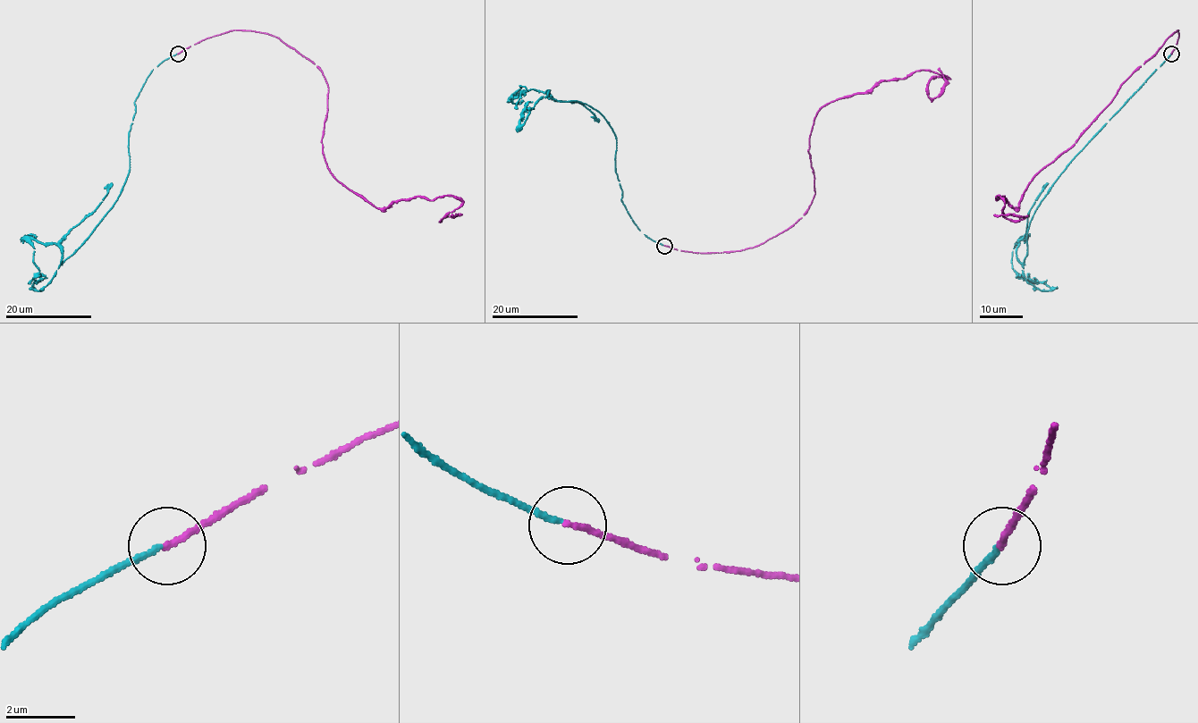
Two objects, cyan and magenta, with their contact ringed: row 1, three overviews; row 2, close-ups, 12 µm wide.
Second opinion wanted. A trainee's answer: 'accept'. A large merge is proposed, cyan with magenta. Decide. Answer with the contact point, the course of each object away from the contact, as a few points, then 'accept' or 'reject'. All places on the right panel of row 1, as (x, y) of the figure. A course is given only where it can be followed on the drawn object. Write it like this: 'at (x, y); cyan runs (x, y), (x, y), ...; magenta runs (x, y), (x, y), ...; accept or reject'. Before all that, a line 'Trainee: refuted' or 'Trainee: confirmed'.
Trainee: confirmed
at (1171, 54); cyan runs (1170, 53), (1061, 173), (1035, 210), (1023, 263), (1015, 243), (1018, 240), (1013, 268), (1034, 283); magenta runs (1172, 53), (1178, 30), (1033, 179), (1018, 207), (998, 196), (1003, 215), (1021, 220), (993, 214); accept

